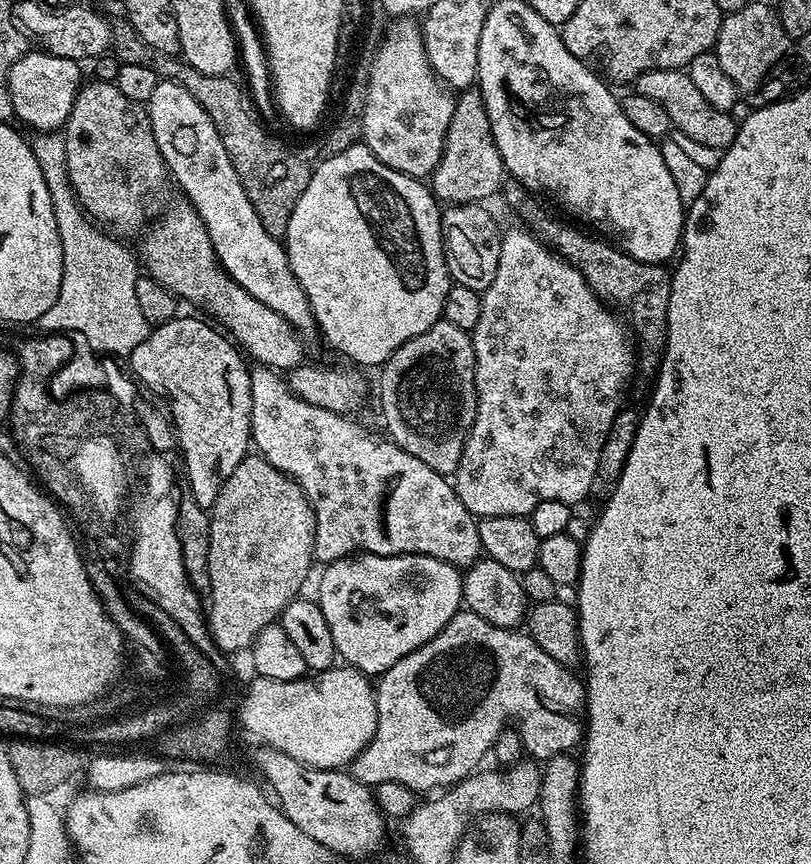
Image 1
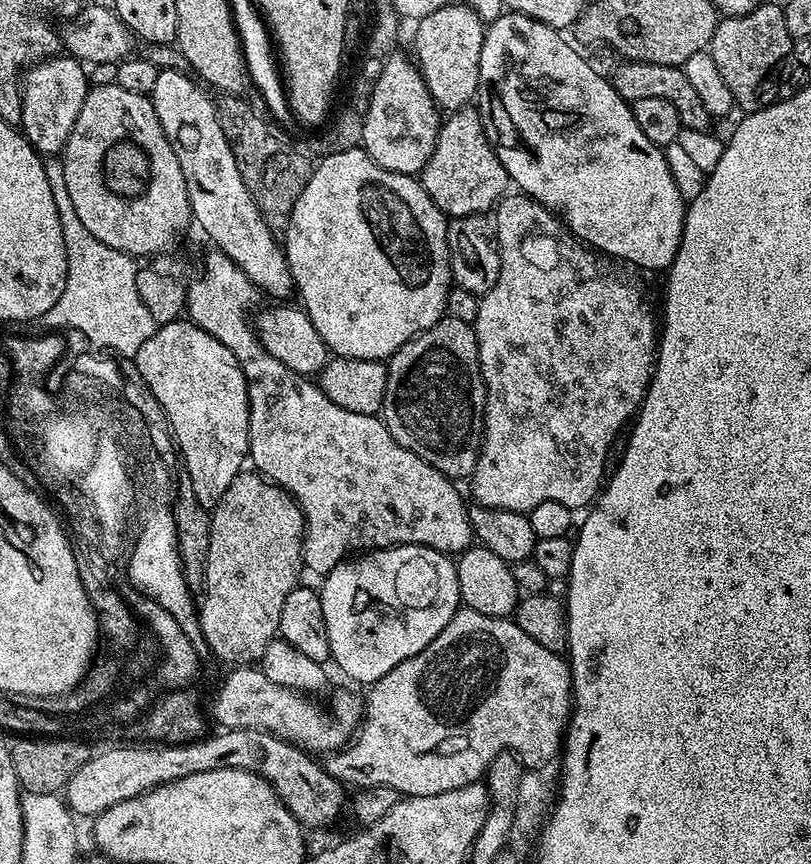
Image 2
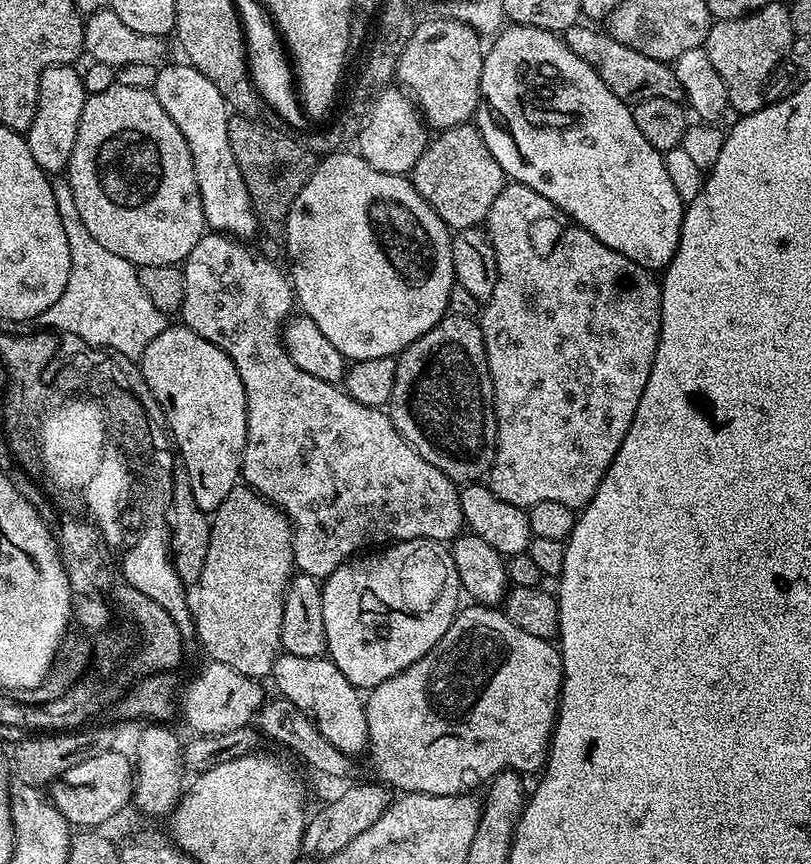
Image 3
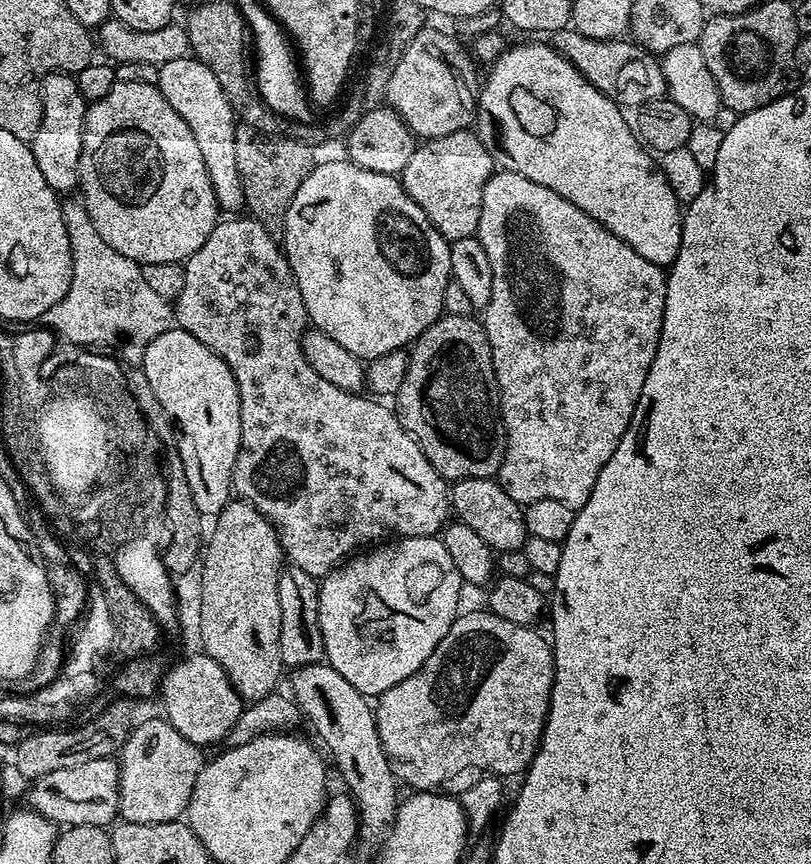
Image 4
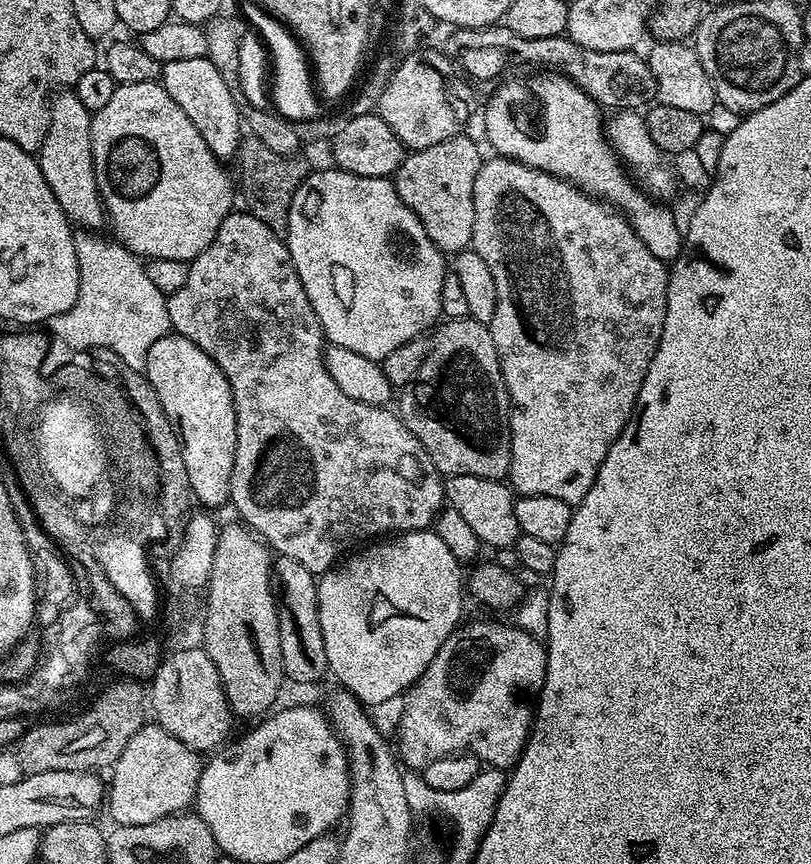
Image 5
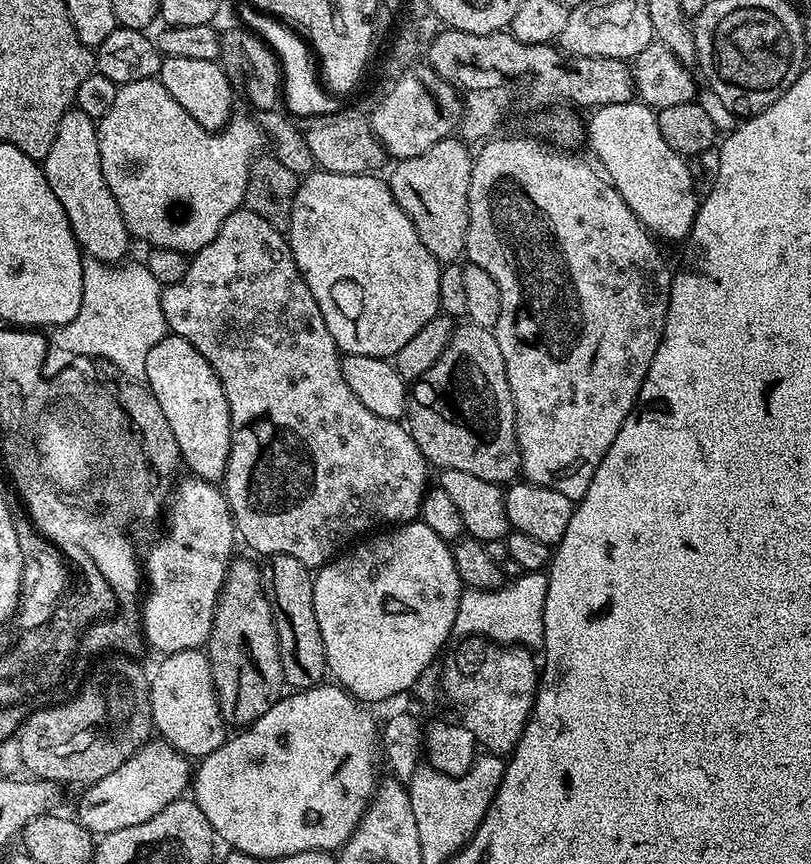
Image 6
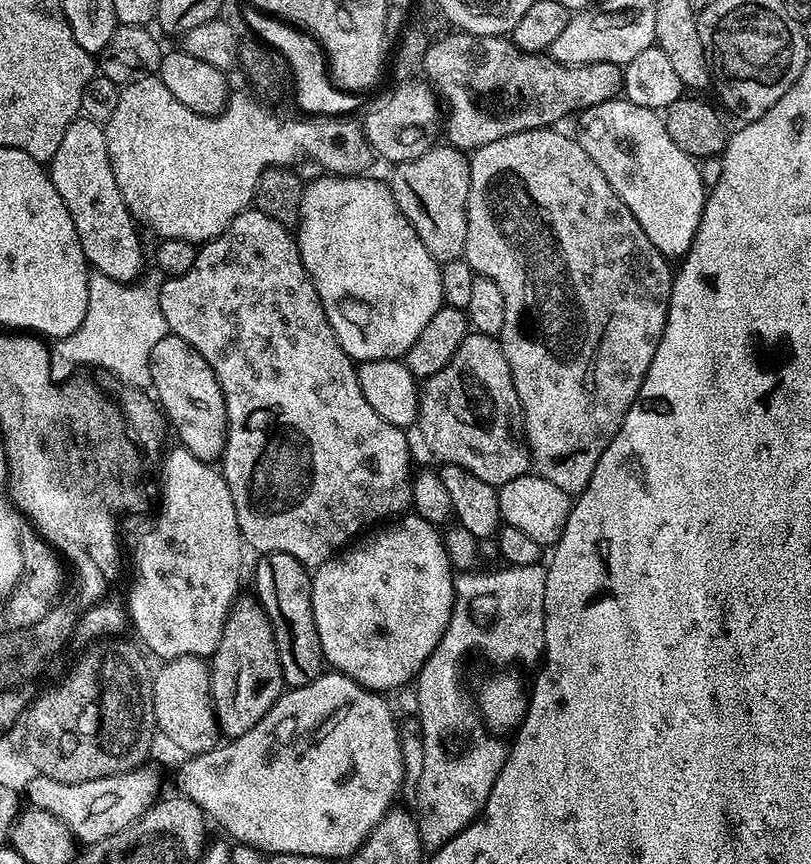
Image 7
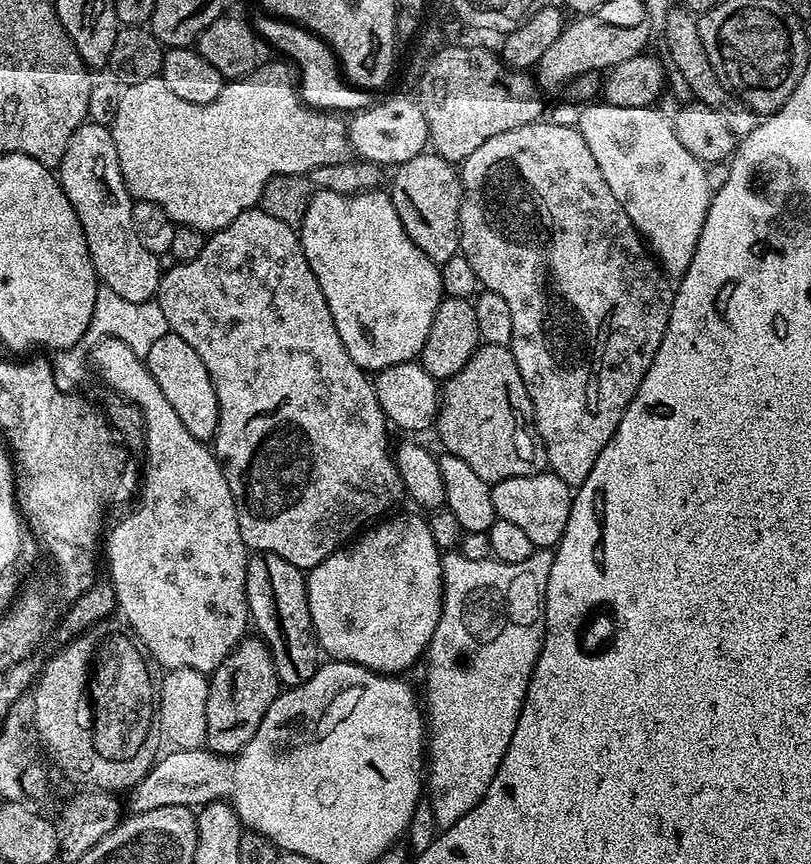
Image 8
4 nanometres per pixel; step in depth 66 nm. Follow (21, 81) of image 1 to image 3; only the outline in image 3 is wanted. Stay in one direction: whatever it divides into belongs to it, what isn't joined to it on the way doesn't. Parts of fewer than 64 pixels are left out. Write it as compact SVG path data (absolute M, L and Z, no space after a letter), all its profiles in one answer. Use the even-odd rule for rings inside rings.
M73 65L48 67L39 78L39 102L26 139L30 154L34 154L34 162L49 174L63 173L67 169L74 150L74 138L78 138L78 122L82 118L82 106L87 100L88 90L85 90L77 70Z

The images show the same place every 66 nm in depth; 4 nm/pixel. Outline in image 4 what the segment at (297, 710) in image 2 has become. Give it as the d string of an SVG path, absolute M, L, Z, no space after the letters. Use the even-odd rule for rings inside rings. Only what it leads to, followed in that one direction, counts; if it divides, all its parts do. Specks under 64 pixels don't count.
M207 654L192 656L189 660L180 660L168 668L158 697L164 703L162 716L173 724L183 738L199 745L216 744L227 737L228 731L238 722L242 707L240 696L228 681L228 675Z

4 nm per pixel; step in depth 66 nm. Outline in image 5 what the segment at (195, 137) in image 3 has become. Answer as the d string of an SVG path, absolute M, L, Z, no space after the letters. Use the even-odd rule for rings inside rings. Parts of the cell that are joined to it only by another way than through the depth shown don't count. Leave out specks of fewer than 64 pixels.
M207 55L163 65L162 83L170 98L174 98L174 102L178 102L182 110L186 110L186 118L190 118L194 126L198 126L198 134L206 138L206 146L210 146L215 156L220 157L221 161L228 162L231 156L233 159L239 153L242 139L241 105L236 104L237 97L233 89L228 88L222 74Z

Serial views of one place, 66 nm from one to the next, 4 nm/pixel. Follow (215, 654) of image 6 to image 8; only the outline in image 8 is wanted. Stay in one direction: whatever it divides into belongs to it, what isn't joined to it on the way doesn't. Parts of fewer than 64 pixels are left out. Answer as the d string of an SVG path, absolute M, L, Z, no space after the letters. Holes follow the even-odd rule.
M252 634L240 641L236 649L210 674L206 698L206 747L217 756L232 756L240 752L254 730L262 726L266 710L280 695L282 685L274 658L259 635Z

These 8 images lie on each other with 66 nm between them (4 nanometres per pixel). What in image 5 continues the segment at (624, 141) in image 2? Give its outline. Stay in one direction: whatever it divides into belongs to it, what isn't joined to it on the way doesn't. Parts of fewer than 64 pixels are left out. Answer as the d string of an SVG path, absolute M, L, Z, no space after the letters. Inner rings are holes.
M540 70L535 73L537 76L516 76L513 80L505 79L500 89L493 94L488 100L488 109L484 112L484 132L488 135L488 140L492 143L492 152L505 156L507 160L517 160L522 162L526 166L531 168L537 168L543 172L550 173L551 176L557 176L563 180L568 180L575 188L579 188L581 192L588 193L589 196L595 196L597 198L602 198L605 204L612 205L620 215L625 216L628 219L629 226L634 230L634 234L638 234L638 238L642 238L642 242L646 242L646 250L650 250L650 254L654 254L654 258L663 260L665 262L674 262L680 257L682 251L682 228L676 225L676 216L667 208L667 203L659 202L654 199L651 195L645 192L643 187L637 186L637 183L633 180L630 175L629 169L625 167L622 163L617 151L612 147L612 141L609 140L606 131L606 120L605 117L600 117L602 115L602 109L600 105L595 104L588 95L585 94L579 86L577 86L573 80L568 79L567 76L554 72L551 70Z

